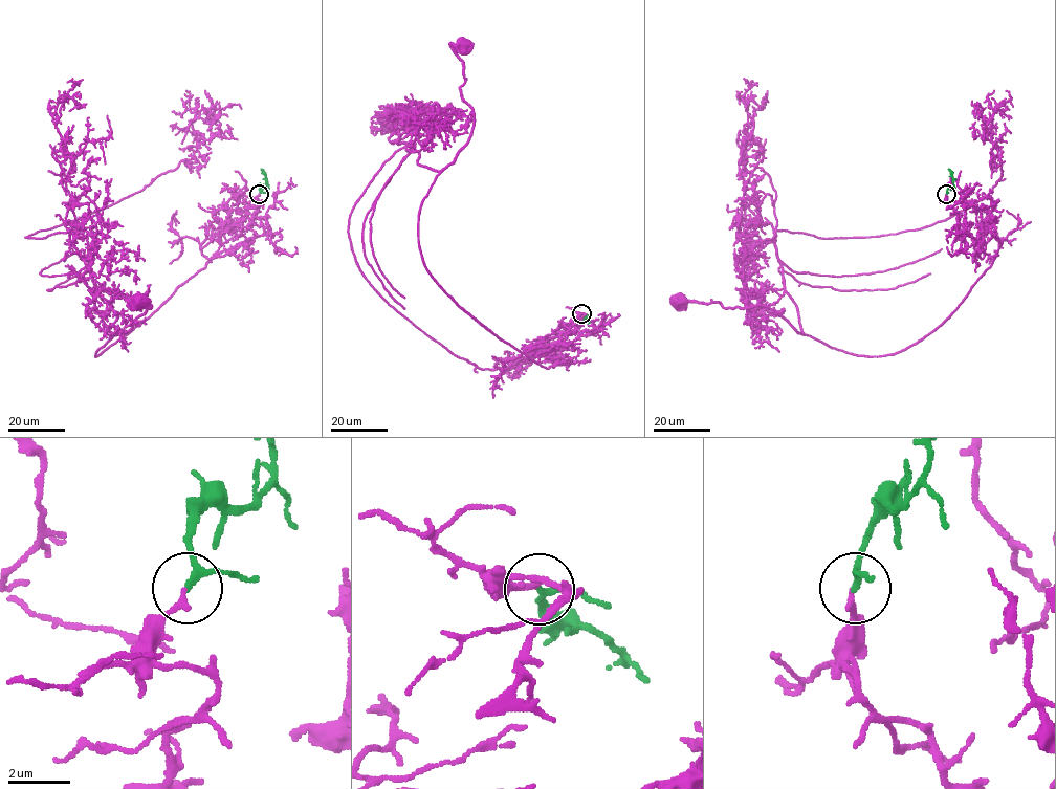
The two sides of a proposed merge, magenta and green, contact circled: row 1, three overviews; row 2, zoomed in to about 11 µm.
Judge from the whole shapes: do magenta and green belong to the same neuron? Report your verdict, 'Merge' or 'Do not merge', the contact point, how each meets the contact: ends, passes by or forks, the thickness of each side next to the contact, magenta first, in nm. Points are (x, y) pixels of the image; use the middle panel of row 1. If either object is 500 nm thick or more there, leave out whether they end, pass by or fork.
Merge. Place: (581, 313). At the ring magenta ends. At the ring green passes by. Thickness 190 nm (magenta) against 150 nm

